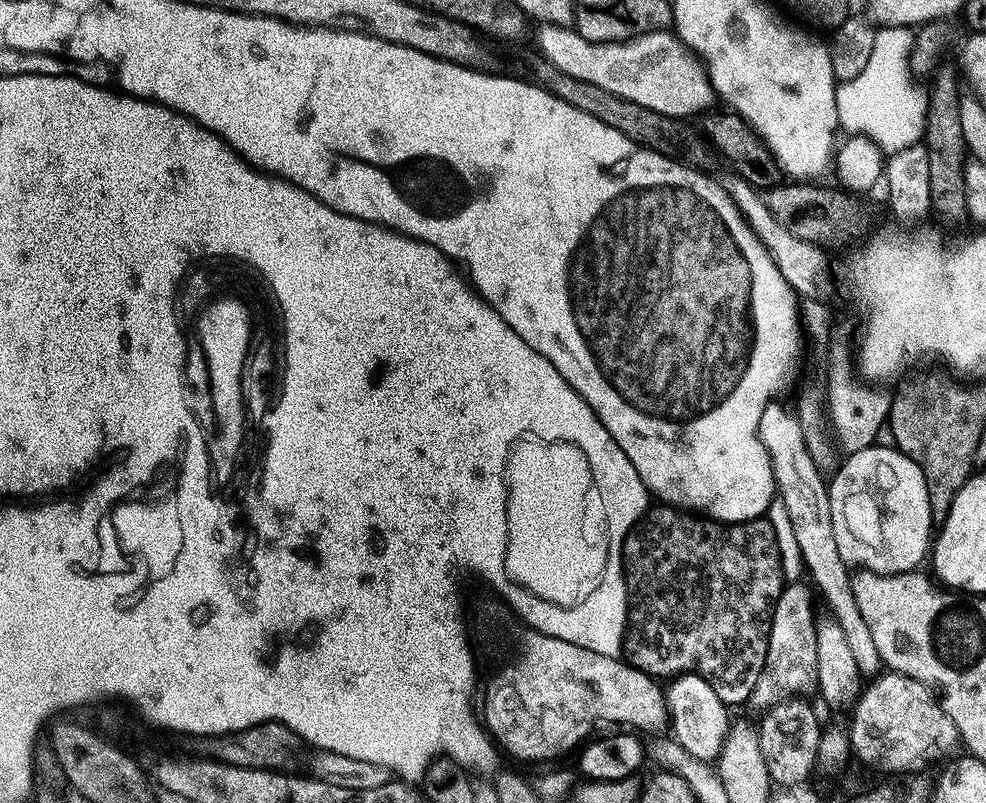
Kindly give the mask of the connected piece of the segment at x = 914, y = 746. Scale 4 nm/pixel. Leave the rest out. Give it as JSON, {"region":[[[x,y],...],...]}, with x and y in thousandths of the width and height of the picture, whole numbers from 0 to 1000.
{"region":[[[898,836],[873,861],[866,877],[862,905],[863,940],[892,961],[929,964],[944,941],[953,941],[972,927],[972,913],[944,857],[927,844]]]}

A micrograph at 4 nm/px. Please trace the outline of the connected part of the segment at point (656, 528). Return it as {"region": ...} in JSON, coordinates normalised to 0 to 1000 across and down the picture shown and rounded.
{"region":[[[661,630],[657,636],[653,639],[653,644],[648,648],[644,655],[637,663],[636,670],[633,672],[633,725],[637,730],[637,785],[633,788],[633,812],[635,813],[636,823],[641,831],[646,834],[654,837],[659,843],[672,844],[671,842],[677,842],[676,844],[685,844],[693,842],[695,839],[701,839],[704,842],[711,842],[716,849],[720,849],[720,856],[724,858],[724,864],[728,864],[728,869],[732,869],[732,874],[739,879],[745,879],[745,877],[752,877],[752,879],[758,878],[759,870],[762,867],[762,861],[765,859],[765,854],[769,851],[769,842],[773,839],[774,827],[777,824],[778,802],[781,795],[782,787],[782,770],[785,765],[786,752],[790,747],[791,737],[794,736],[797,724],[794,715],[794,705],[791,702],[791,690],[789,675],[786,670],[786,660],[783,656],[783,649],[779,645],[772,645],[769,648],[759,648],[755,653],[732,653],[724,648],[717,645],[711,645],[709,641],[703,640],[698,635],[691,635],[681,630]]]}

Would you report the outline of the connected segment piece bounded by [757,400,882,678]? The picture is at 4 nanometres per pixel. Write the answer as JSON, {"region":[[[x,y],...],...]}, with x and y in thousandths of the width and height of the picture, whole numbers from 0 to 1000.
{"region":[[[780,499],[774,508],[773,521],[768,528],[768,543],[777,555],[782,570],[783,597],[787,603],[790,624],[797,630],[802,660],[819,717],[822,712],[823,720],[840,750],[843,758],[841,761],[855,782],[872,839],[878,844],[887,843],[895,828],[882,786],[866,747],[861,706],[850,689],[839,599],[835,598],[833,584],[823,570],[816,553],[810,517],[788,501]]]}

